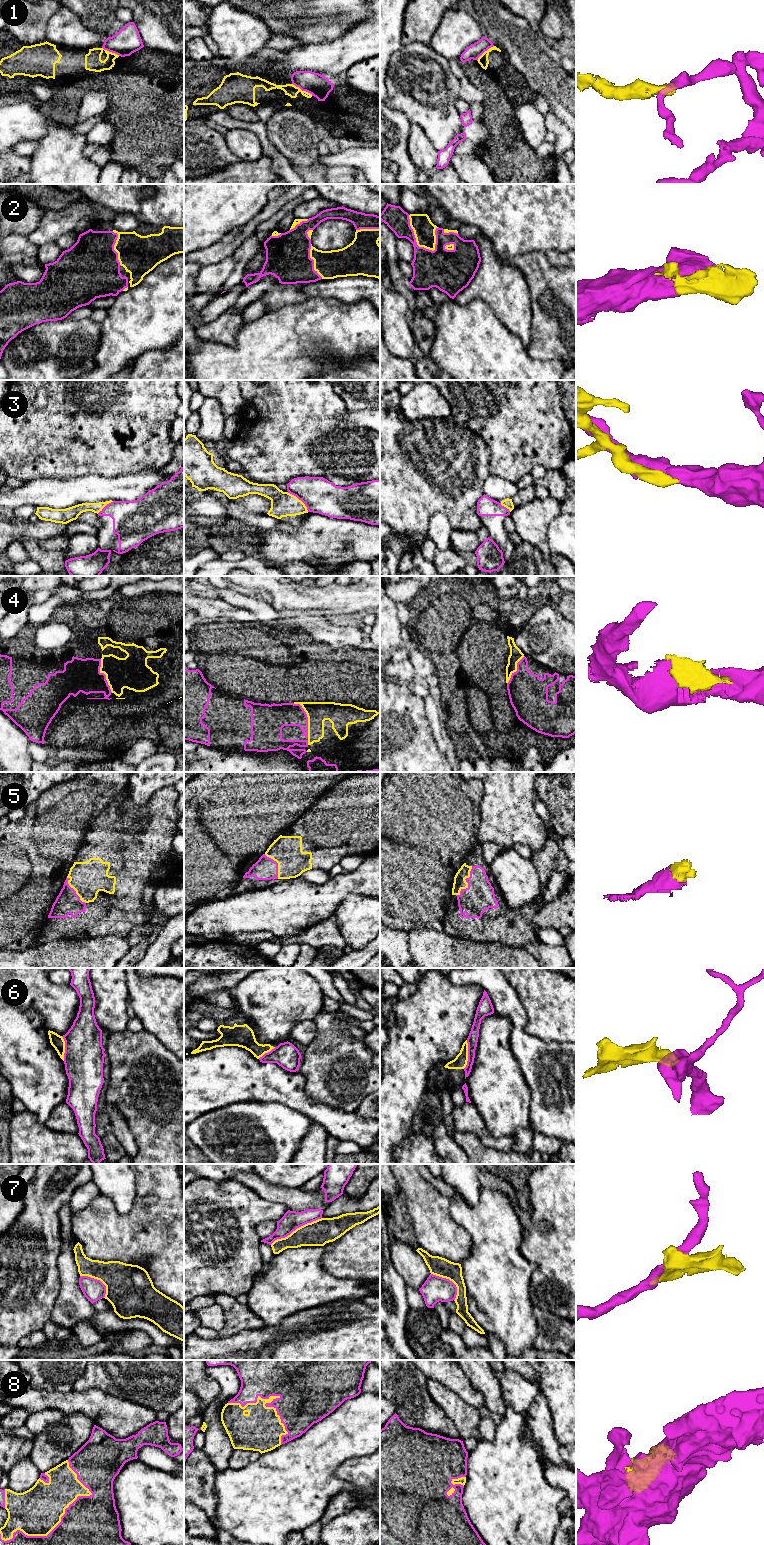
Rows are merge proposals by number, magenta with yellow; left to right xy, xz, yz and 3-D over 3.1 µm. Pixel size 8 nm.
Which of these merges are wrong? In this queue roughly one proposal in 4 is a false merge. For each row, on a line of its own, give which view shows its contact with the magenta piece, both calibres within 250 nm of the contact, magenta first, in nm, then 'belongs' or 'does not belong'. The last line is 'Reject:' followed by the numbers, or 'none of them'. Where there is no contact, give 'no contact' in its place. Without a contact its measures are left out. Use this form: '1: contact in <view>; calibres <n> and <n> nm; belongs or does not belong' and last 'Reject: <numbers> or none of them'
1: contact in xz; calibres 180 and 100 nm; does not belong
2: contact in yz; calibres 260 and 180 nm; belongs
3: contact in xz; calibres 280 and 200 nm; does not belong
4: contact in xz; calibres 200 and 180 nm; belongs
5: contact in yz; calibres 240 and 100 nm; belongs
6: contact in yz; calibres 90 and 110 nm; does not belong
7: contact in xz; calibres 150 and 200 nm; does not belong
8: contact in xy; calibres 400 and 380 nm; belongs
Reject: 1, 3, 6, 7

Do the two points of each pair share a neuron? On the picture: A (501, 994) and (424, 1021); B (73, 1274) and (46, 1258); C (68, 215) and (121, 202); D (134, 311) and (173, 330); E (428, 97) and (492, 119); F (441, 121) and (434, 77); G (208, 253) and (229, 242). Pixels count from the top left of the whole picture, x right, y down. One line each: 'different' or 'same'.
A: different
B: different
C: different
D: same
E: different
F: same
G: same

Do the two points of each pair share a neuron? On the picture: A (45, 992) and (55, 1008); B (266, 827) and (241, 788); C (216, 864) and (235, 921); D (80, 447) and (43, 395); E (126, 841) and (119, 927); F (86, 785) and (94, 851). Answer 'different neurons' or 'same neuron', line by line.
A: same neuron
B: same neuron
C: different neurons
D: same neuron
E: same neuron
F: different neurons

